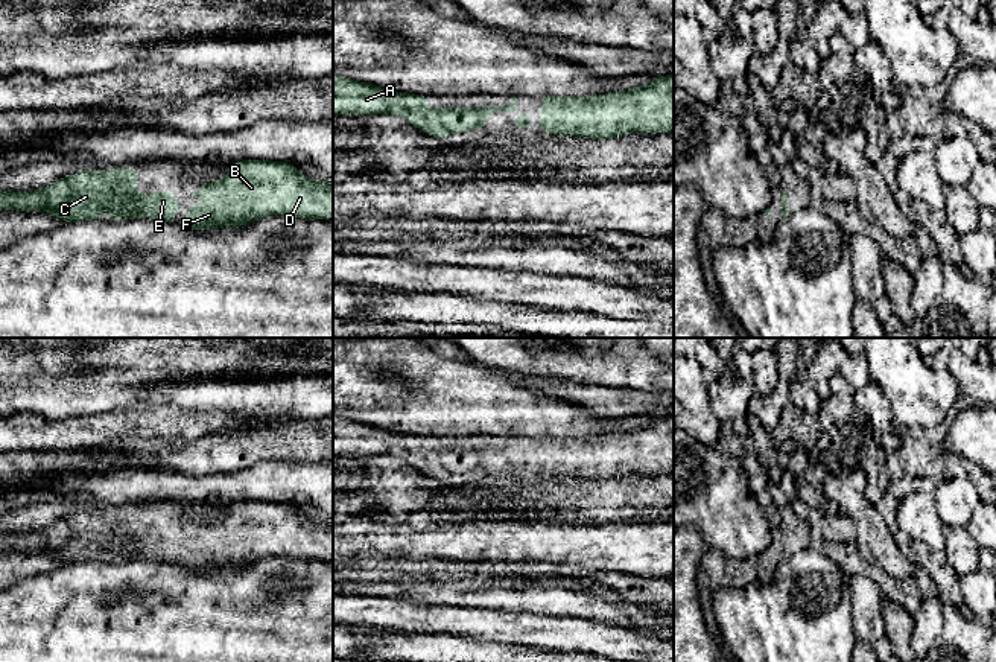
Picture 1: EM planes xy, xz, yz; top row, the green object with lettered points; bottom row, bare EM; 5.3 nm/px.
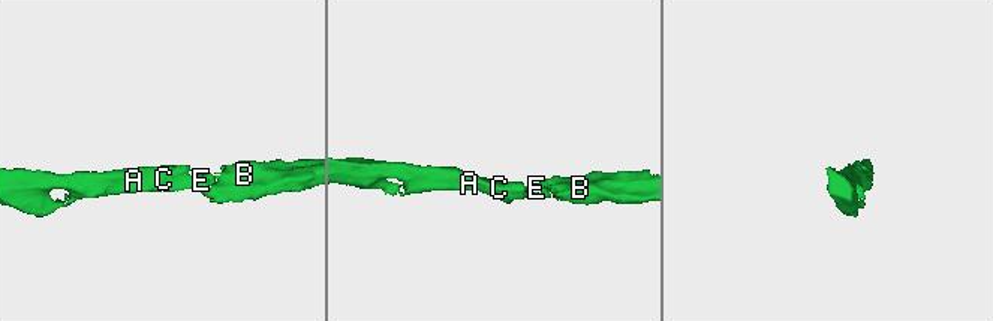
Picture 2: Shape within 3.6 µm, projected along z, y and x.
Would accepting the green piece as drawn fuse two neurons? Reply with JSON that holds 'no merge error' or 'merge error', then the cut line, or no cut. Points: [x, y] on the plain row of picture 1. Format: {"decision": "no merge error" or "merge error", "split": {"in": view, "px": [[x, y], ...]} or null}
{"decision": "no merge error", "split": null}

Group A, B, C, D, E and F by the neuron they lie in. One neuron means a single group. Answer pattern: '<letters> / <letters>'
A B C D E F

